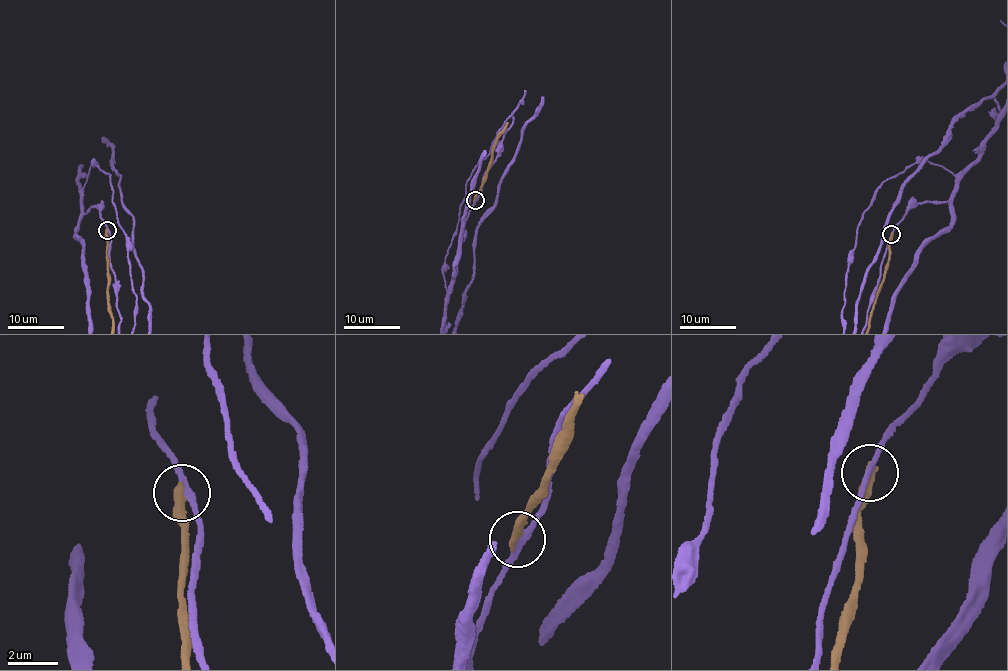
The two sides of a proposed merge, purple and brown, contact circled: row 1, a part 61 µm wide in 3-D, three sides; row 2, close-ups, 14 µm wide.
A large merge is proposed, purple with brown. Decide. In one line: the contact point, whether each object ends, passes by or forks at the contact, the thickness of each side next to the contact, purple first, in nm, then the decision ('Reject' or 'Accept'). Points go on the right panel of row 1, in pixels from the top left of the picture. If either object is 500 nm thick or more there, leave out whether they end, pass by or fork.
Place: (891, 234). At the ring purple passes by. At the ring brown ends. Thickness 220 nm (purple) against 420 nm. Reject

